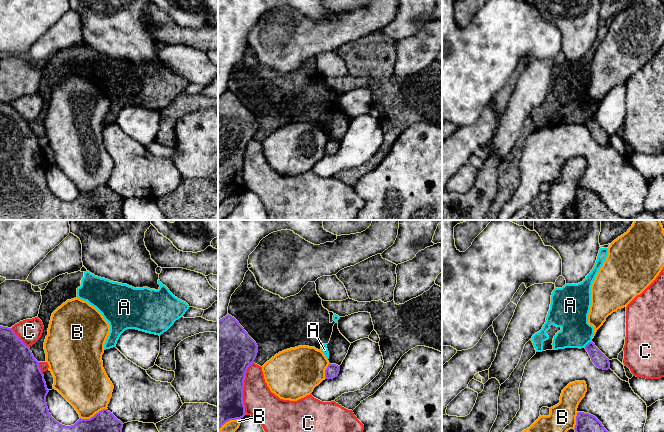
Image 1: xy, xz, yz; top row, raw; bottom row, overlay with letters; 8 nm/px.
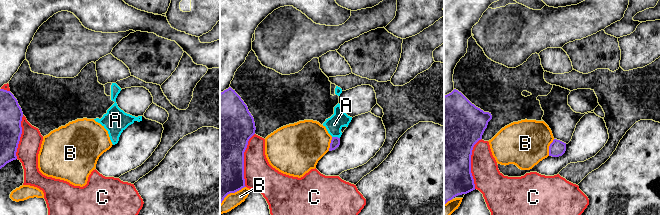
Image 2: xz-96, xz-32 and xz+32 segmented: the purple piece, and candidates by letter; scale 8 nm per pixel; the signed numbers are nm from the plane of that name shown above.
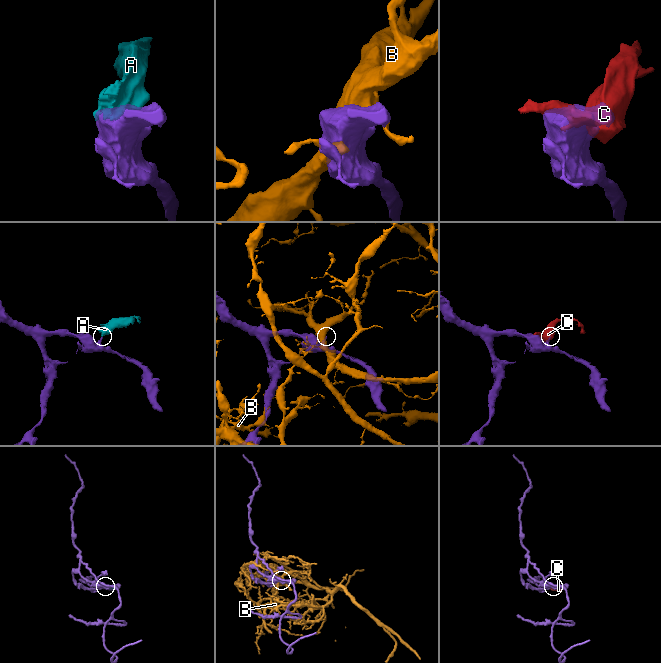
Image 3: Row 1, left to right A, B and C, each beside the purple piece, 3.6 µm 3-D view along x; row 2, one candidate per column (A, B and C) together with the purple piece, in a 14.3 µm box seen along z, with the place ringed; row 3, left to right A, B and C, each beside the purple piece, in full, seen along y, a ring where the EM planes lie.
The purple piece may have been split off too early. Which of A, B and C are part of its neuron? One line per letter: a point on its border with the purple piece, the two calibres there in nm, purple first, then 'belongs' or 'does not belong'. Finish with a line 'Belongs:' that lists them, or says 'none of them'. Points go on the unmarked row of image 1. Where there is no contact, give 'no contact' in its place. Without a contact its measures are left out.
A: meets purple in yz at (587, 120); 110 nm thick on the purple side, 240 nm on the other; does not belong
B: meets purple in xy at (94, 191); 400 nm thick on the purple side, 380 nm on the other; does not belong
C: meets purple in xz at (243, 164); 440 nm thick on the purple side, 240 nm on the other; does not belong
Belongs: none of them

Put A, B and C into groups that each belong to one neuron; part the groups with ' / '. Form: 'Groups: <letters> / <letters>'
Groups: A / B / C

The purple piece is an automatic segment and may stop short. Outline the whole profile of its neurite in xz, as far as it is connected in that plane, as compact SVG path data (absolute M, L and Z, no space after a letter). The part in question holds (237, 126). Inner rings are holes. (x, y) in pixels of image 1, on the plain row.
M231 91L218 96L218 206L228 197L243 194L245 149L258 129L256 118Z

